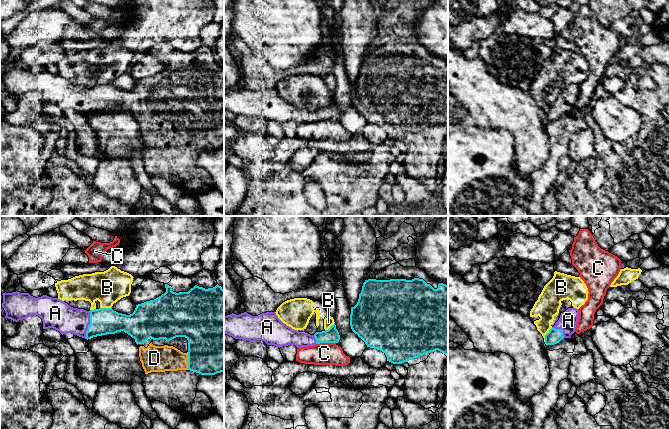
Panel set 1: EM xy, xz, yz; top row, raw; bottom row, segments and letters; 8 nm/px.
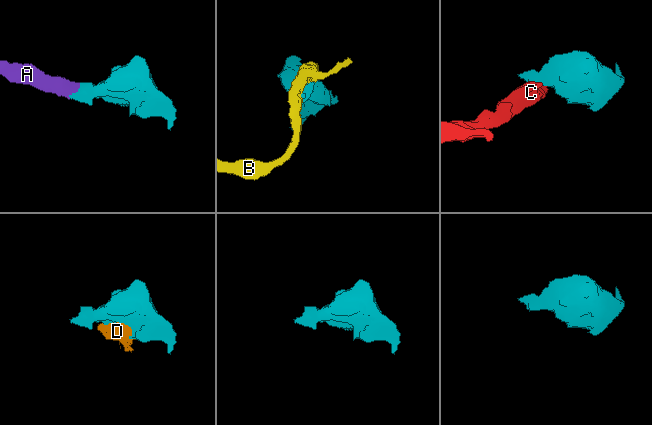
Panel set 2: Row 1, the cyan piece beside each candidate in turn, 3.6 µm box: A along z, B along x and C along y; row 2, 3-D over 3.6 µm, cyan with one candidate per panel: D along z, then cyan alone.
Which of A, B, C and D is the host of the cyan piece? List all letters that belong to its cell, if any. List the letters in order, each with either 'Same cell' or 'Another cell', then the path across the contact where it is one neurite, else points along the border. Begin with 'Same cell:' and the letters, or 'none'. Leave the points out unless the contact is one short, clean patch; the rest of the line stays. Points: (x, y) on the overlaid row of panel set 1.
Same cell: A, D
A: Same cell. Path across: xy (103, 321), (88, 325), (60, 316)
B: Another cell
C: Another cell. Boundary: xz (335, 342), (320, 342), (316, 344)
D: Same cell

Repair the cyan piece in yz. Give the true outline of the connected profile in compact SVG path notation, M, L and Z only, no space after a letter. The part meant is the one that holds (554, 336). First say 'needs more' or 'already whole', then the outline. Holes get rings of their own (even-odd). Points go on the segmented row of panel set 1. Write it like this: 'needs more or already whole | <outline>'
needs more | M574 307L561 313L559 320L545 335L545 344L554 345L563 338L571 338L571 335L575 332L578 318L579 310Z

